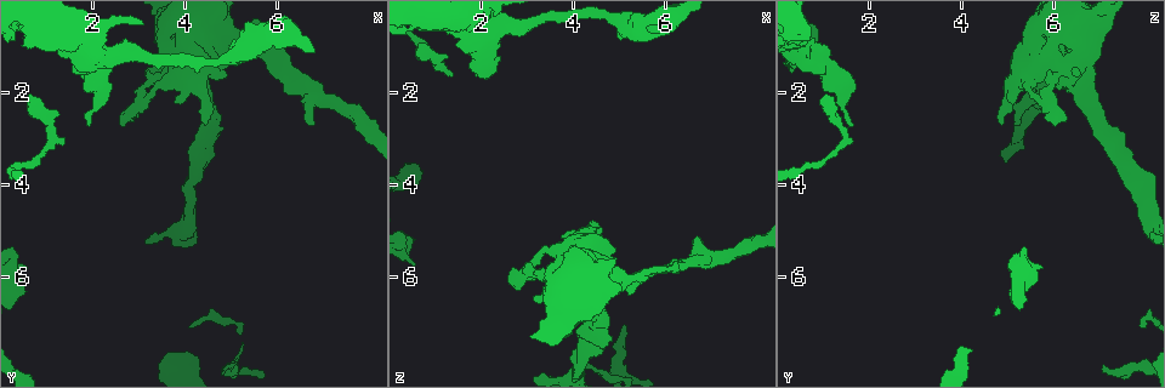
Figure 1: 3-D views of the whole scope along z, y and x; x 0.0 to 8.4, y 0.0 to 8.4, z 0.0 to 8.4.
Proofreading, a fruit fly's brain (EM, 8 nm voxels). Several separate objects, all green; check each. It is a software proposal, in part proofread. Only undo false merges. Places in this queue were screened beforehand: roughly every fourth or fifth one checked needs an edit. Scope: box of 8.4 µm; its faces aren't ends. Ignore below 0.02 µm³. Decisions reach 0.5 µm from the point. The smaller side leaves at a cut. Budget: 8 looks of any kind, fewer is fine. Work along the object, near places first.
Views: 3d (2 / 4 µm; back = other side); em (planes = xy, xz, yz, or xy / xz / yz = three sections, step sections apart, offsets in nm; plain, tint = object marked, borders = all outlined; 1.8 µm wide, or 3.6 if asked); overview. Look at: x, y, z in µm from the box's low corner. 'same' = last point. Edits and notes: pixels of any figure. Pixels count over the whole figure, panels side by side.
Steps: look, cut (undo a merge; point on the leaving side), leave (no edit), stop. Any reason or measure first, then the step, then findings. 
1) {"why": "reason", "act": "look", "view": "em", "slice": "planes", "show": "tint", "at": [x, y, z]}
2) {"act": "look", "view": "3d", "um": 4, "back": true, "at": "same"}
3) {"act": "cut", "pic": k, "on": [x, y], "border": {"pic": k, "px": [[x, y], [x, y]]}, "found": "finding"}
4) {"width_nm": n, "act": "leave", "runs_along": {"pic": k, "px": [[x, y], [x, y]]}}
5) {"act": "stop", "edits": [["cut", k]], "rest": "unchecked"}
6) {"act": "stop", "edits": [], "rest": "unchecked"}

{"why": "abrupt turn", "act": "look", "view": "em", "slice": "planes", "show": "borders", "at": [1.10, 2.95, 1.45]}

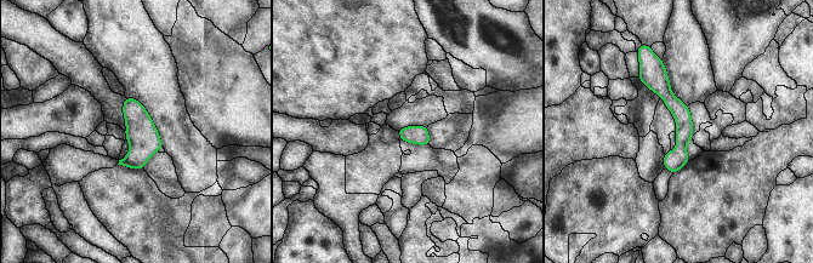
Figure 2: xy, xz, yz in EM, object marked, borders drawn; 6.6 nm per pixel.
{"width_nm": 120, "act": "leave", "runs_along": {"pic": 2, "px": [[654, 62], [682, 114], [674, 170]]}, "found": "continuous, no second cell"}

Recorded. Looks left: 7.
{"why": "branch point", "act": "look", "view": "3d", "um": 2, "at": [6.80, 2.05, 5.65]}

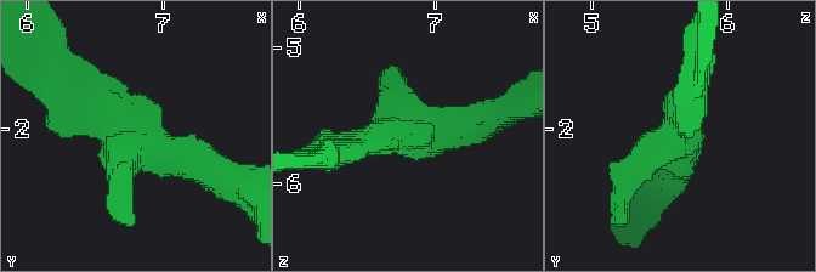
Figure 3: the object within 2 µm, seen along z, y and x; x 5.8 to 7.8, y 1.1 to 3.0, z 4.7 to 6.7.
{"why": "need the tissue", "act": "look", "view": "em", "slice": "planes", "show": "tint", "at": [6.74, 1.98, 5.64]}

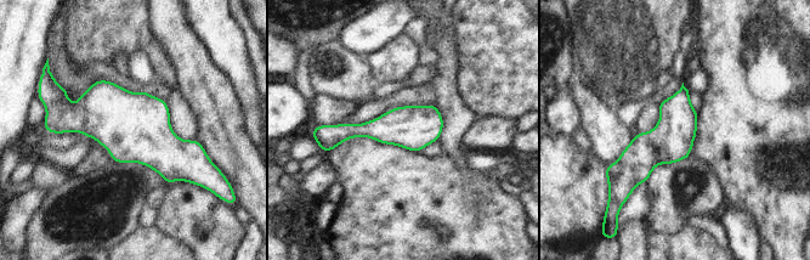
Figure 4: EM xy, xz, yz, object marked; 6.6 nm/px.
{"act": "leave", "found": "continuous, no second cell"}

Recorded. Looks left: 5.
{"why": "thick turns thin", "act": "look", "view": "3d", "um": 4, "back": true, "at": [4.90, 0.70, 6.10]}

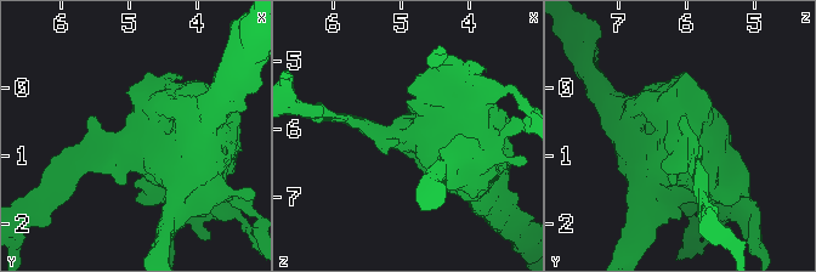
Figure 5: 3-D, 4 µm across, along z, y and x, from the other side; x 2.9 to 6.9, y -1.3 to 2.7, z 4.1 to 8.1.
{"act": "look", "view": "em", "um": 3.6, "slice": "planes", "show": "plain", "at": [4.90, 0.70, 6.05]}

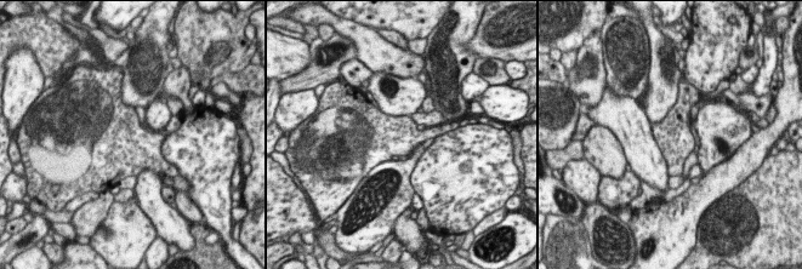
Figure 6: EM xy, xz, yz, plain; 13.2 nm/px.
{"why": "where the object lies", "act": "look", "view": "em", "um": 3.6, "slice": "planes", "show": "tint", "at": "same"}

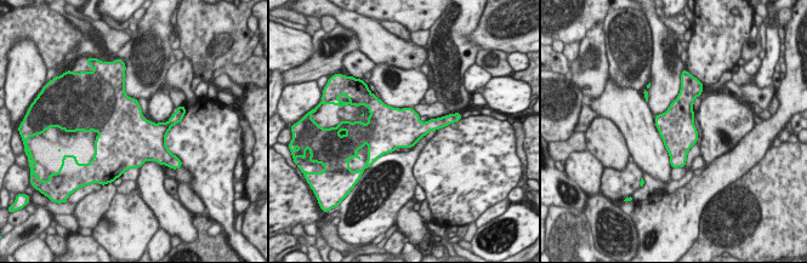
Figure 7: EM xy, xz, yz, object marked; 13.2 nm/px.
{"act": "leave", "found": "continuous, no second cell"}

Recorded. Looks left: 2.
{"why": "touches itself", "act": "look", "view": "em", "slice": "xy", "step": 4, "show": "tint", "at": [3.25, 2.10, 5.55]}

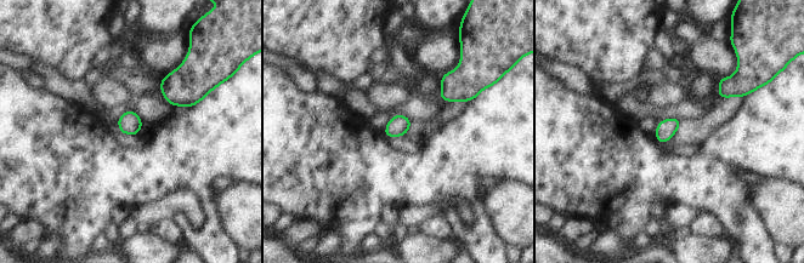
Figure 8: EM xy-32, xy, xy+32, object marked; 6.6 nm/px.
{"act": "look", "view": "em", "slice": "planes", "show": "tint", "at": "same"}

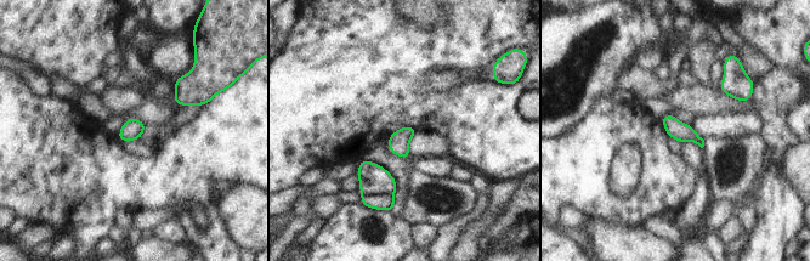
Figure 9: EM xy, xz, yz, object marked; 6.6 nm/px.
{"width_nm": 130, "act": "cut", "pic": 9, "on": [379, 202], "found": "a second cell is stuck on"}

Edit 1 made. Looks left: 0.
{"act": "stop", "edits": [["cut", 9]], "rest": "unchecked"}

